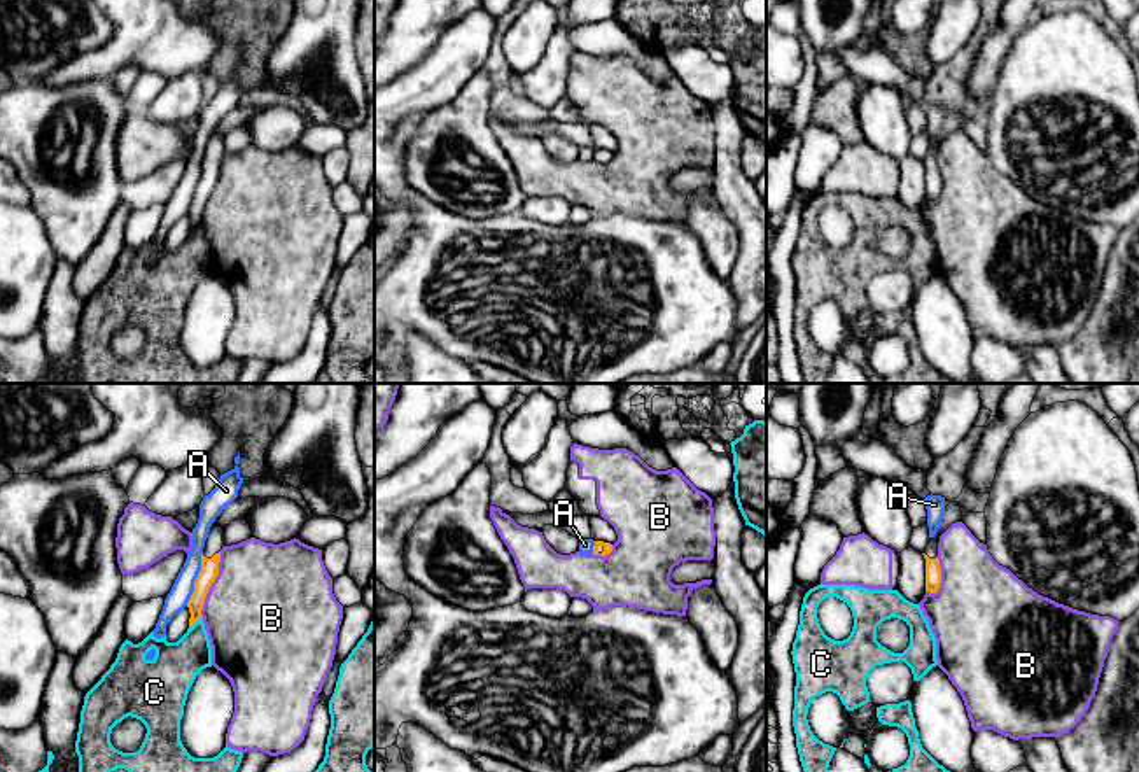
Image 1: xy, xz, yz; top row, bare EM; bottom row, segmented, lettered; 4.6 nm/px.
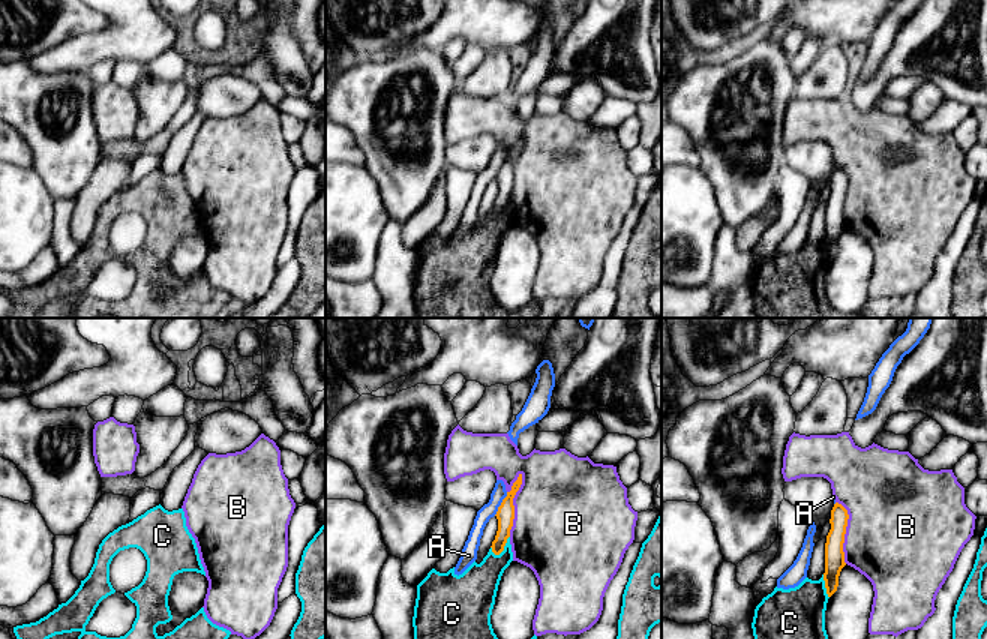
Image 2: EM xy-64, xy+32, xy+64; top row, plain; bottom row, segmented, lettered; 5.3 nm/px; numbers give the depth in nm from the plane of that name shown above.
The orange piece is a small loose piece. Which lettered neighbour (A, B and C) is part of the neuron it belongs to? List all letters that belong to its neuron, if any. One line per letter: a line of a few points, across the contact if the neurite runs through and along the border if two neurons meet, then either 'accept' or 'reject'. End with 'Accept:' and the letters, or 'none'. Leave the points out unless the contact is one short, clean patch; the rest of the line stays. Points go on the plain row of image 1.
A: line xy (202, 160), (202, 177), (186, 212); reject
B: reject
C: reject
Accept: none

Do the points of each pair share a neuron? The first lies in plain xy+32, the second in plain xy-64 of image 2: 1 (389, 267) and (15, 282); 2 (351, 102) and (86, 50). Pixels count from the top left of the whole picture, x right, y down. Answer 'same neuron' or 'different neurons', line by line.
1: different neurons
2: different neurons

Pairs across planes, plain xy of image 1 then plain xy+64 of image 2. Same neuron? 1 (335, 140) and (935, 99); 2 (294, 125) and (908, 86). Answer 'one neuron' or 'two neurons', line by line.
1: two neurons
2: two neurons

